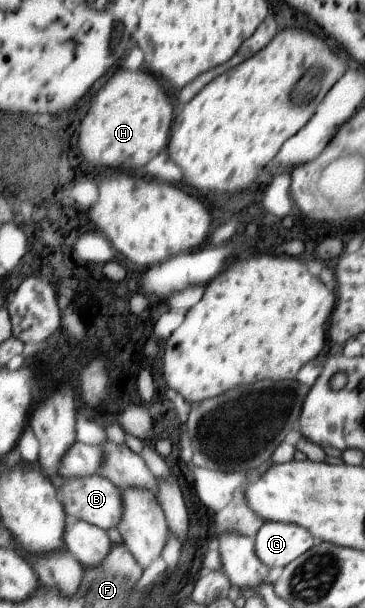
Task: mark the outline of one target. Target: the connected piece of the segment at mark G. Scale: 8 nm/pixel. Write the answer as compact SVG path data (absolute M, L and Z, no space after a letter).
M265 522L253 536L253 549L267 569L281 569L311 549L315 542L312 534L297 524Z

